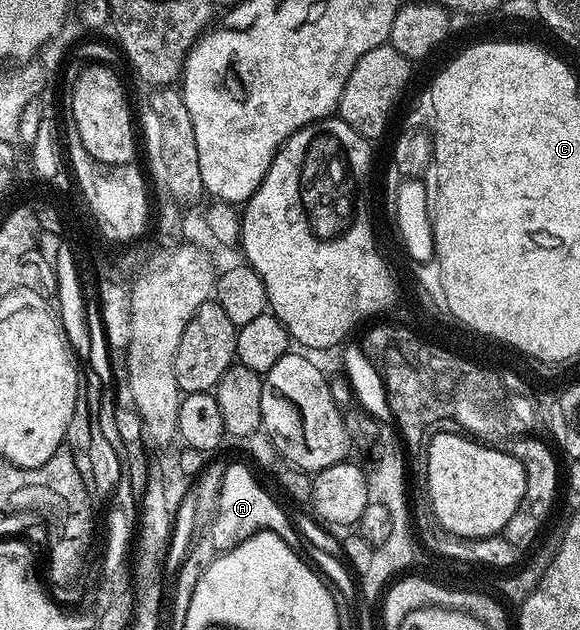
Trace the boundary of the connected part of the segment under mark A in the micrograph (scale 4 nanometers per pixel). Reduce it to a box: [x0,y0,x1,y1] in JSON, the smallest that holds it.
[211,463,307,554]

